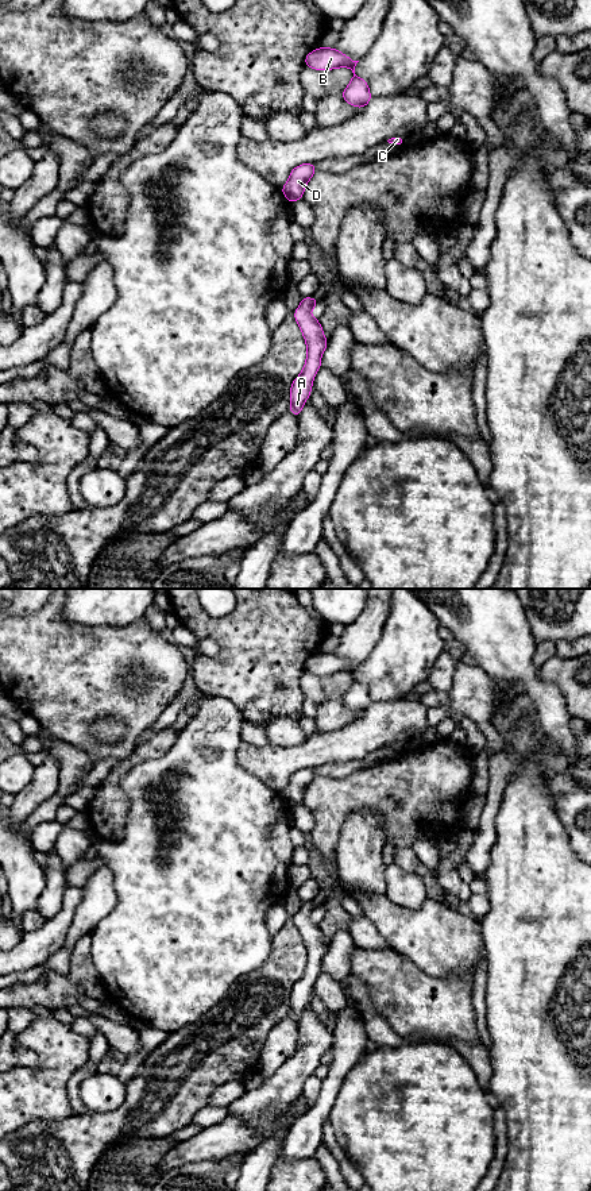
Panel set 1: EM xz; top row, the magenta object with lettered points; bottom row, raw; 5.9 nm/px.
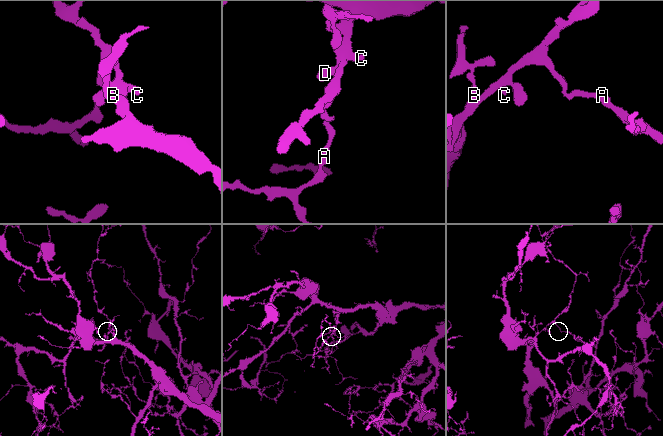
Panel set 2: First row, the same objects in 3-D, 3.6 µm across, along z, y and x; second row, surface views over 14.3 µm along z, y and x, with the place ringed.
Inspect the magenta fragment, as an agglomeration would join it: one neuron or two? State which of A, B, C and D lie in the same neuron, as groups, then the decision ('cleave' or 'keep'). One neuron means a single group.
A B C D; keep

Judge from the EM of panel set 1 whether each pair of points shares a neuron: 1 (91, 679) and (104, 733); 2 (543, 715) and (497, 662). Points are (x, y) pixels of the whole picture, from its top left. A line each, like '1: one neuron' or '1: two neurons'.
1: two neurons
2: one neuron

